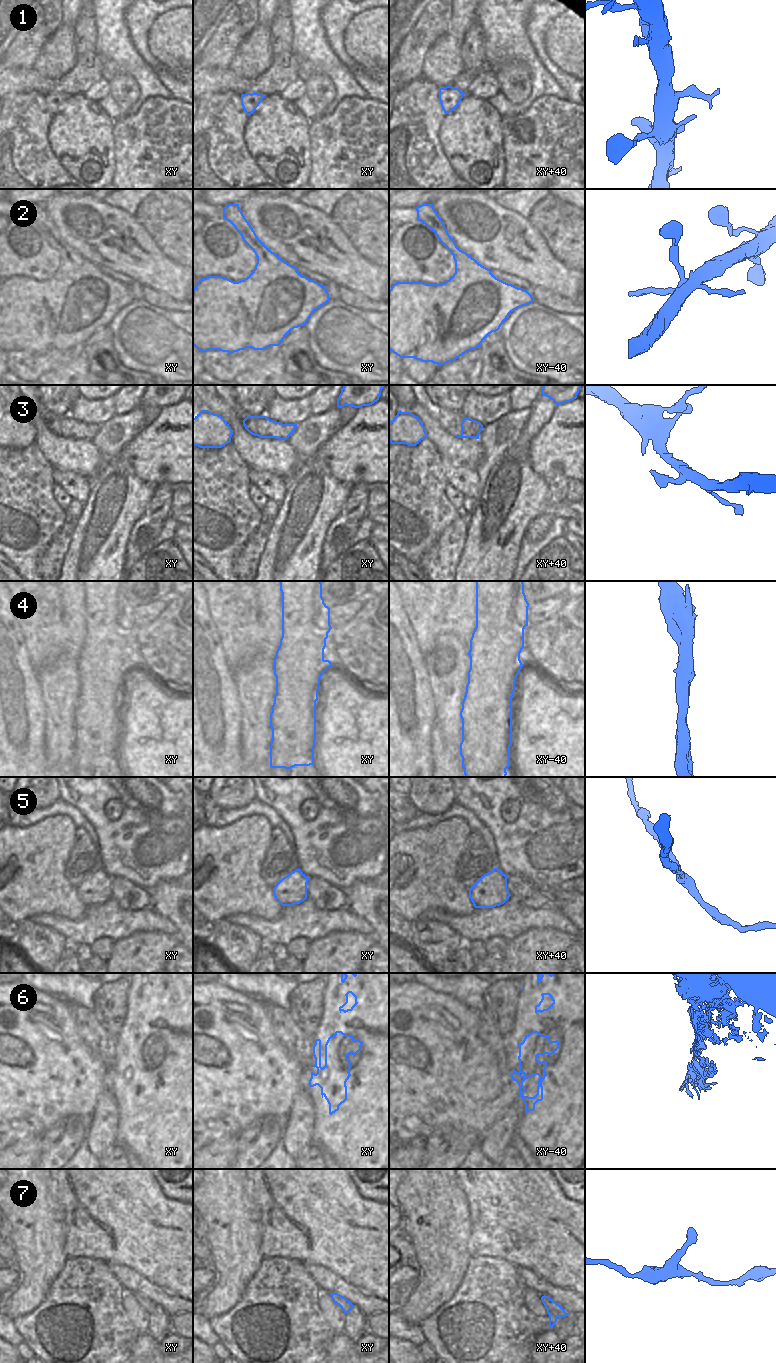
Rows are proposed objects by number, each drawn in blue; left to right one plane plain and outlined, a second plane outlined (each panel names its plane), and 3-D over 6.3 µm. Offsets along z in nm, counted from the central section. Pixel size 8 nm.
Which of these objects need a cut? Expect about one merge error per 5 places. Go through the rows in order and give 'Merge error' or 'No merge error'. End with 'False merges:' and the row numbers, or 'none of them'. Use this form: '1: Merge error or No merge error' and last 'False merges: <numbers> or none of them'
1: Merge error
2: No merge error
3: No merge error
4: No merge error
5: No merge error
6: No merge error
7: No merge error
False merges: 1.

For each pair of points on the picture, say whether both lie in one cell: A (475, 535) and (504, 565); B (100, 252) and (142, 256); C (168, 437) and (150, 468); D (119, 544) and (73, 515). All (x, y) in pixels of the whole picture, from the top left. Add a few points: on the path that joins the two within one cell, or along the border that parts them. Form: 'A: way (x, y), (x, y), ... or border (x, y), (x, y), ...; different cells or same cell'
A: way (480, 543), (496, 559); same cell
B: way (110, 252), (132, 253); same cell
C: way (166, 445), (166, 449), (155, 460); same cell
D: border (84, 504), (83, 510), (75, 522); different cells

